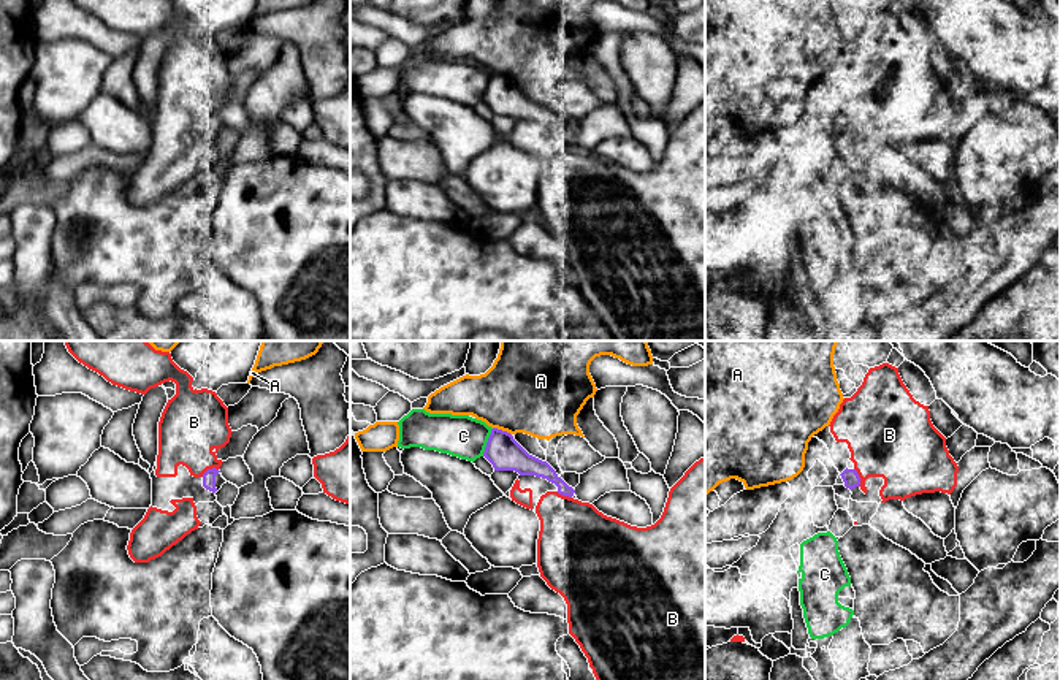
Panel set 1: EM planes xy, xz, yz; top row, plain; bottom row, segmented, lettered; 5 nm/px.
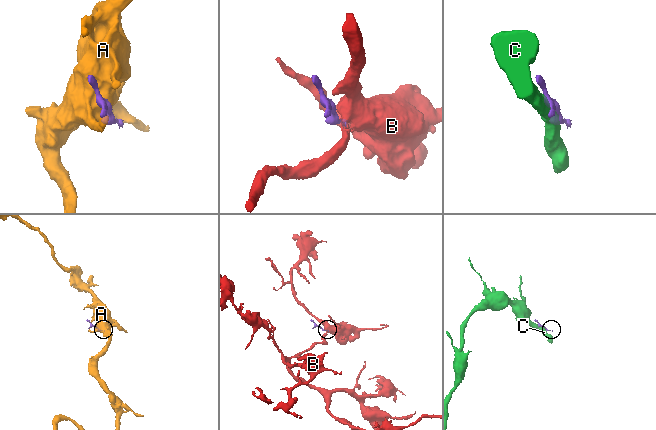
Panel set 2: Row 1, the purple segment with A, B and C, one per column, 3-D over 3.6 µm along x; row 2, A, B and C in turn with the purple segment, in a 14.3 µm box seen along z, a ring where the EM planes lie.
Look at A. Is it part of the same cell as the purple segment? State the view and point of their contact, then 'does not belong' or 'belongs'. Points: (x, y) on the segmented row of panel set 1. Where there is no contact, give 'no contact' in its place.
xz (503, 431) | does not belong

